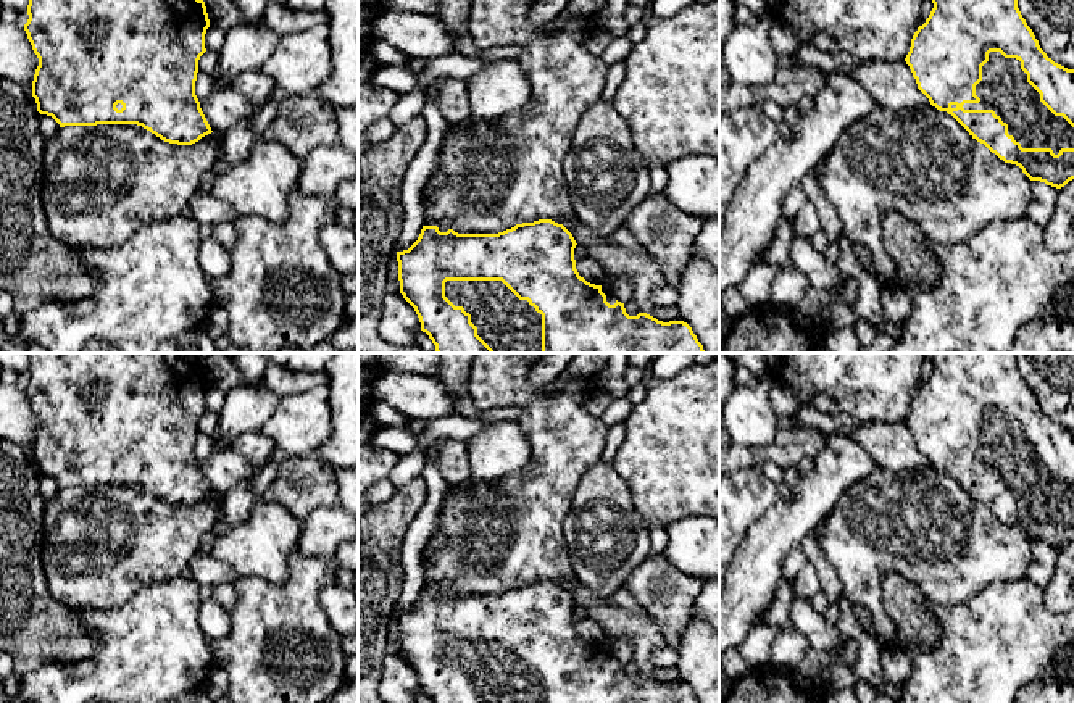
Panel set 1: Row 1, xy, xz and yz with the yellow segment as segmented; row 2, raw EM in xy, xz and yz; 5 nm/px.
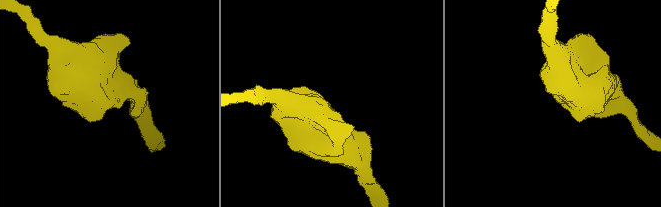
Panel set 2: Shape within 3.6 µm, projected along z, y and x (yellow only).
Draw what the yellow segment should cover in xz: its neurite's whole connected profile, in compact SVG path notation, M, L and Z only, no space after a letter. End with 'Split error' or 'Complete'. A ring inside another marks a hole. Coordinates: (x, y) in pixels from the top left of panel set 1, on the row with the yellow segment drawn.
M552 219L516 224L498 234L458 234L453 229L440 232L437 226L423 226L418 240L408 250L397 252L400 293L414 308L421 331L429 335L437 353L705 353L687 322L663 322L647 313L629 316L624 303L618 302L605 287L581 277L574 260L576 245L572 234Z. Split error

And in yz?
M932 0L932 3L934 8L926 23L914 32L905 58L918 89L929 98L932 106L951 114L972 139L984 144L1005 163L1019 166L1030 181L1040 181L1056 189L1064 187L1074 179L1074 69L1068 69L1047 56L1022 18L1018 0Z. Split error

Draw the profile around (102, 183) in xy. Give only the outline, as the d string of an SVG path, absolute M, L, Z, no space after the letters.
M137 124L60 127L44 150L42 205L50 234L76 250L110 248L142 226L181 214L202 174L214 169L218 147L216 132L192 145L177 145Z

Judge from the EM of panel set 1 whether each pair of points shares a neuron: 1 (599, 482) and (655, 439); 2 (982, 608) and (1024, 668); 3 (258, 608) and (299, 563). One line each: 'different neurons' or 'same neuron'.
1: different neurons
2: same neuron
3: same neuron

